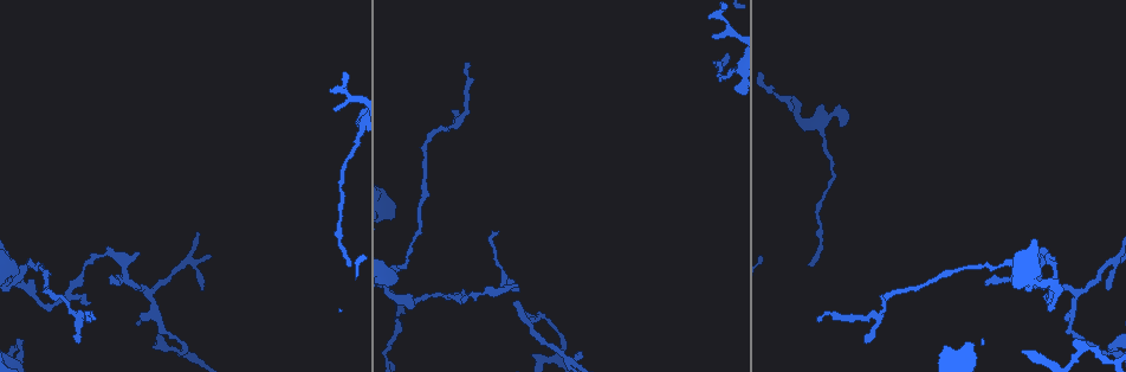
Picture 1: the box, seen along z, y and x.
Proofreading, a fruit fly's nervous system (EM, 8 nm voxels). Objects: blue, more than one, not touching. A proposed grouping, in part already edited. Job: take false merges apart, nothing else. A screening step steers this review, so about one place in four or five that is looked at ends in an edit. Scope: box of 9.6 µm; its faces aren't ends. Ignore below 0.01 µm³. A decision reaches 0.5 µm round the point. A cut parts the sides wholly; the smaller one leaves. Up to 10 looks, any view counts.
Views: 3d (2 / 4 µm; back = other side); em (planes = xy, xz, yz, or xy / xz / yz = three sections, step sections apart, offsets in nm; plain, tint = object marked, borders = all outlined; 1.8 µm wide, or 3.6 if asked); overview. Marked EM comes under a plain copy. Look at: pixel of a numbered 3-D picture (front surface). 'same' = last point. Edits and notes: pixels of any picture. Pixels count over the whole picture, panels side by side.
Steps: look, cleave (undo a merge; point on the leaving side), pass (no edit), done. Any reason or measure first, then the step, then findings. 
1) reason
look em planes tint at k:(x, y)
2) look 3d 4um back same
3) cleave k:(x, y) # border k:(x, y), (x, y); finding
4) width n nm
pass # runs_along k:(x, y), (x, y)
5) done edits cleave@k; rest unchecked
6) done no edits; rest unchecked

thick turns thin
look em xz step 16 tint at 1:(398, 268)

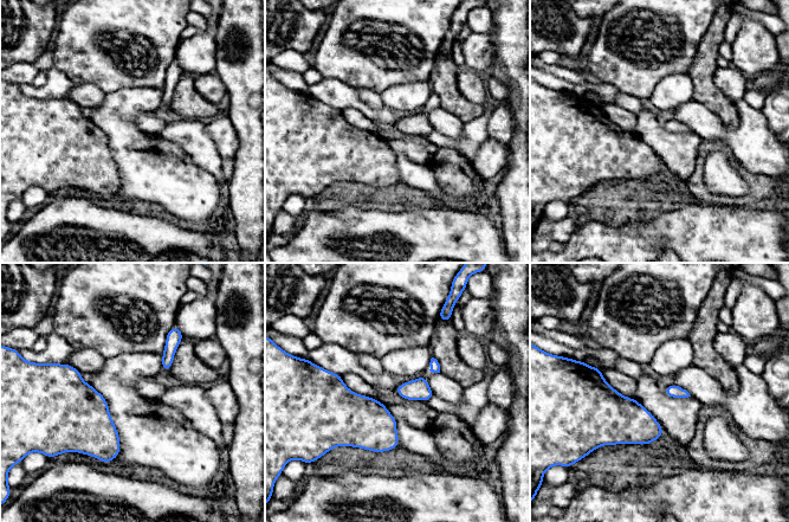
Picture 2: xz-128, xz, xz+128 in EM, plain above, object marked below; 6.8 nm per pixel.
look em planes tint same

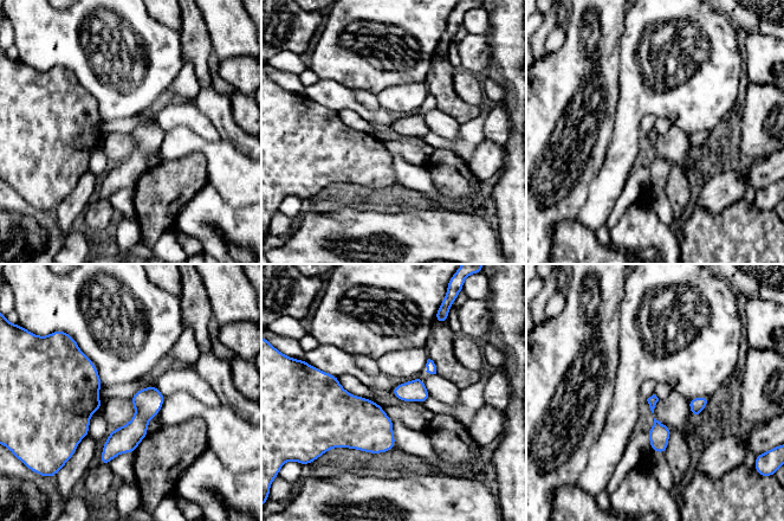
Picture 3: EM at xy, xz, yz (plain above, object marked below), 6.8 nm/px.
pass # runs_along 3:(153, 388), (140, 422), (103, 461); continuous, no second cell

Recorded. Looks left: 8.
abrupt turn
look em yz step 4 tint at 1:(1087, 346)

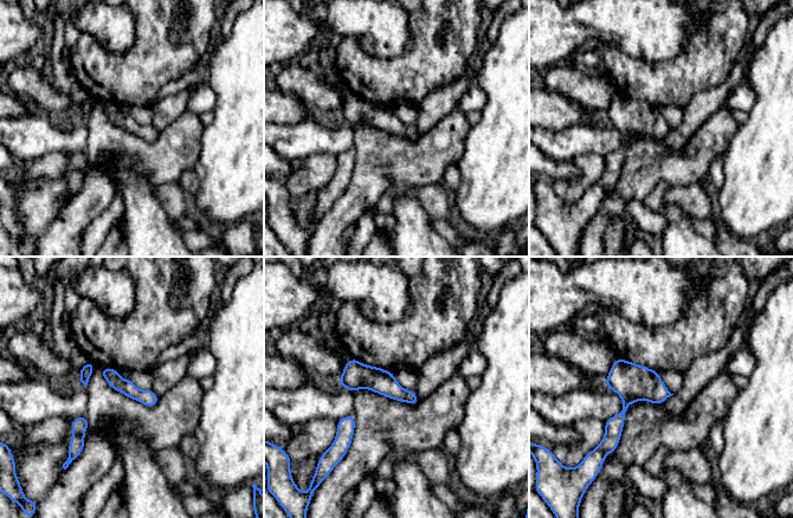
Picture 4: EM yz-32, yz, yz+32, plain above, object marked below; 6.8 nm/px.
another direction
look em planes tint same

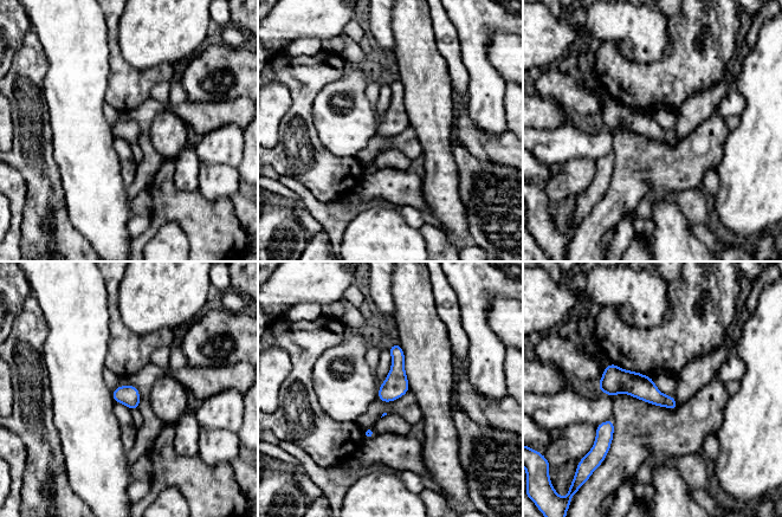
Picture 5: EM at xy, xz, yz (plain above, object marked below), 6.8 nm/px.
pass # runs_along 5:(601, 385), (637, 385), (674, 406); one cell here

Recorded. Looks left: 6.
sharp bend
look 3d 4um at 1:(151, 290)

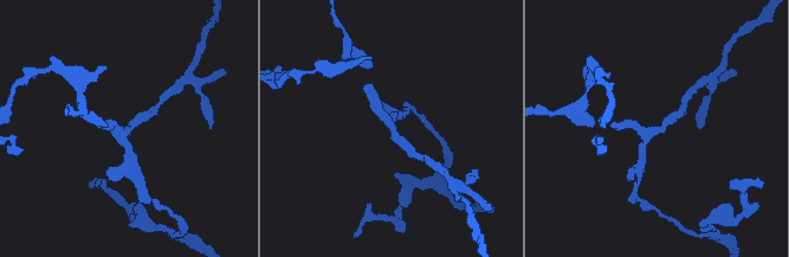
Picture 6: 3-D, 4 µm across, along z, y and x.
shape alone is not enough
look em xz step 16 tint at 6:(124, 132)

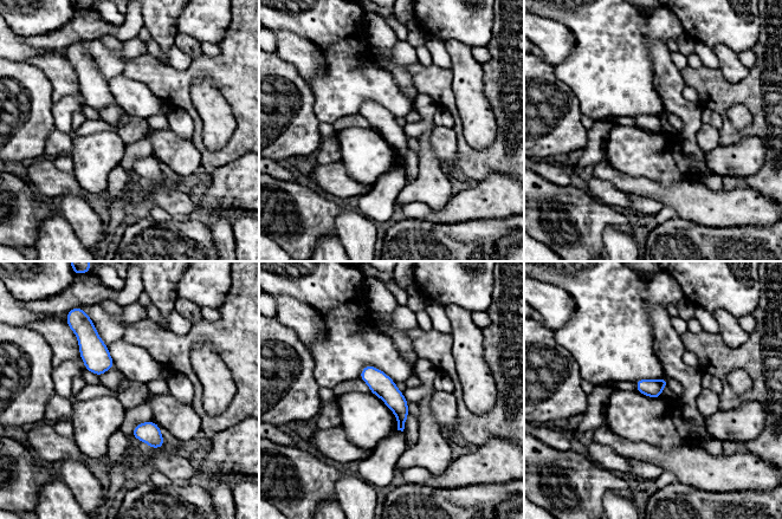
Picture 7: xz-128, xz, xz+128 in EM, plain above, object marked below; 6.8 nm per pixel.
look em xy step 8 tint same

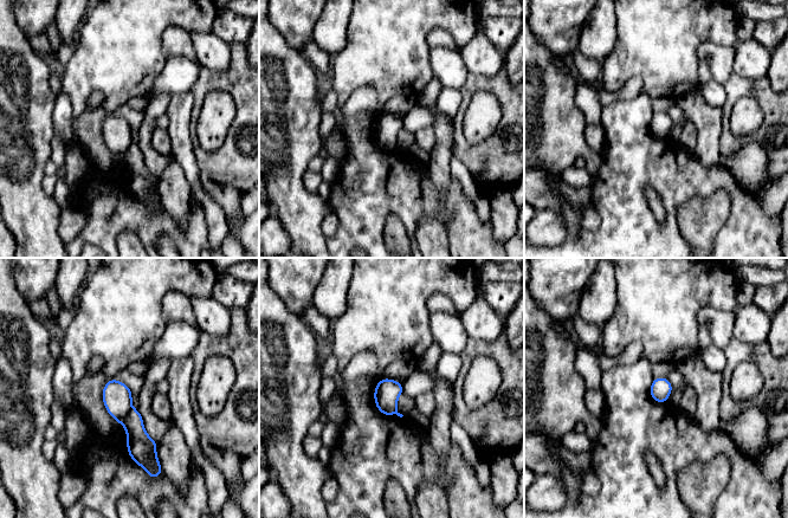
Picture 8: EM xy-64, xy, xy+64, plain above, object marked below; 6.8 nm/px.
cleave 8:(141, 447) # a second cell is stuck on

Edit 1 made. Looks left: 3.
look overview

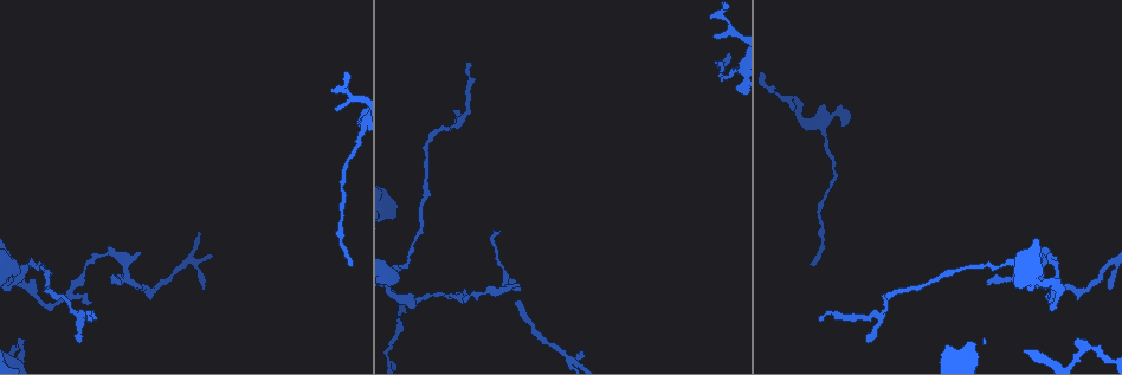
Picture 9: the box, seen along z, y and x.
sharp bend
look em yz step 16 tint at 9:(456, 125)

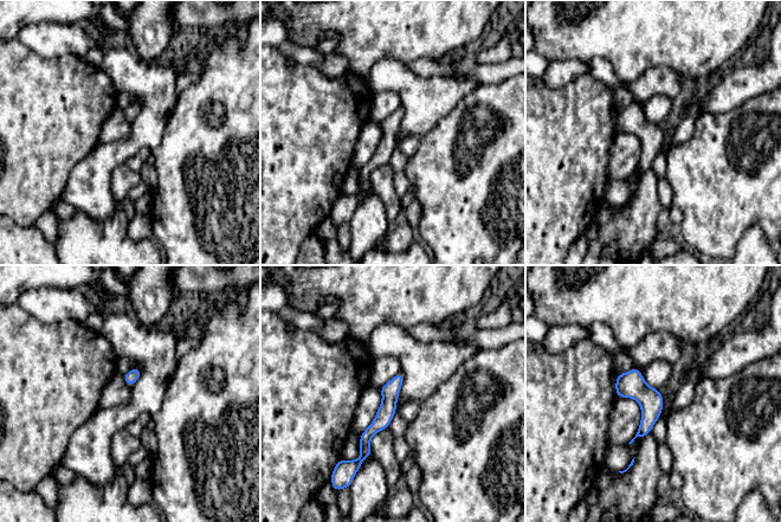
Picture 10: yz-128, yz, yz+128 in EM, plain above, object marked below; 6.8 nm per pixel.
cut it another way
look em xz step 16 tint same

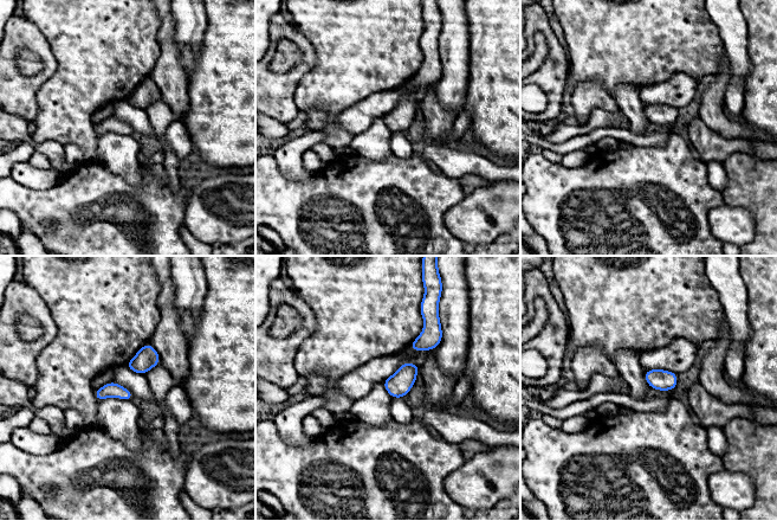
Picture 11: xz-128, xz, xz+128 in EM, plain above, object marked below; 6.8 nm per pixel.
pass # all the same cell

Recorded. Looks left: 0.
done edits cleave@8; rest unchecked

